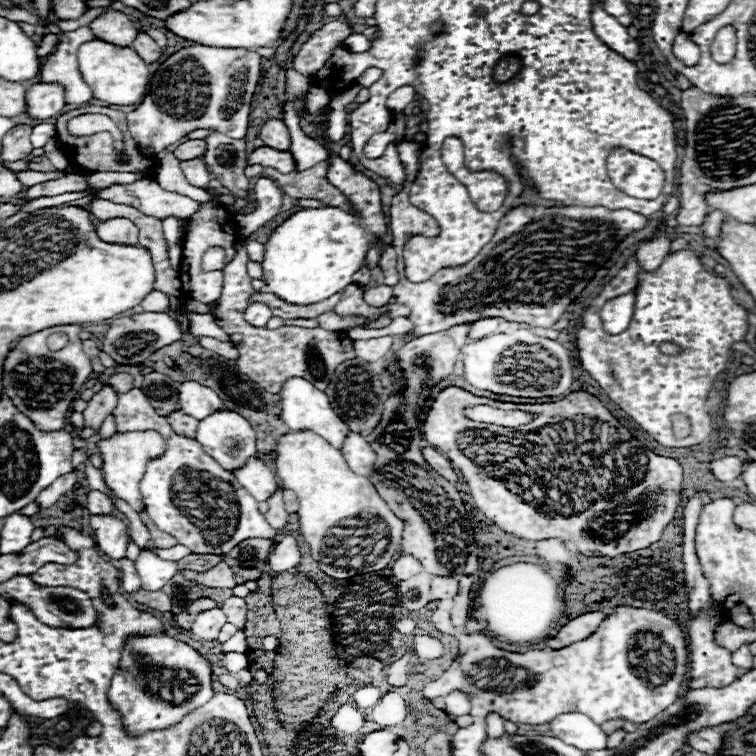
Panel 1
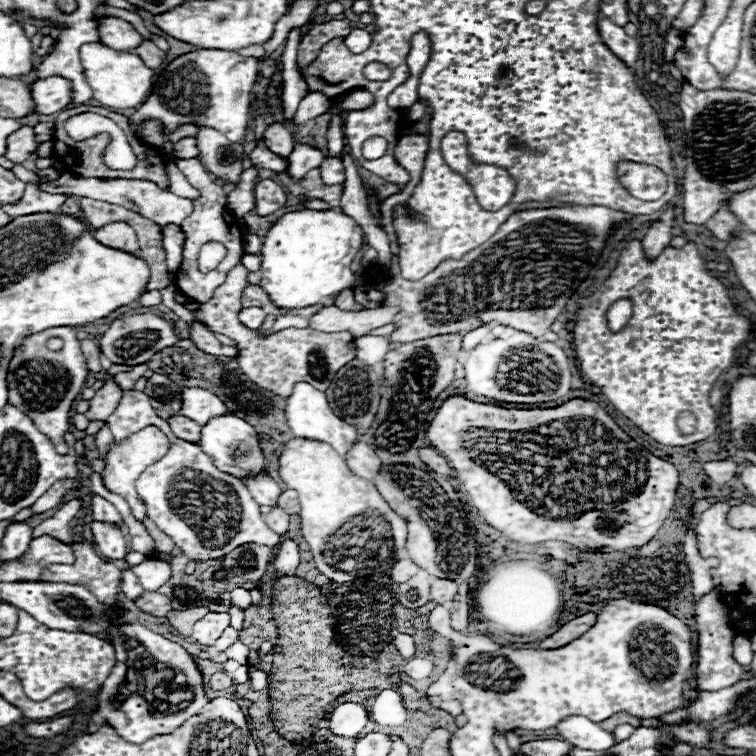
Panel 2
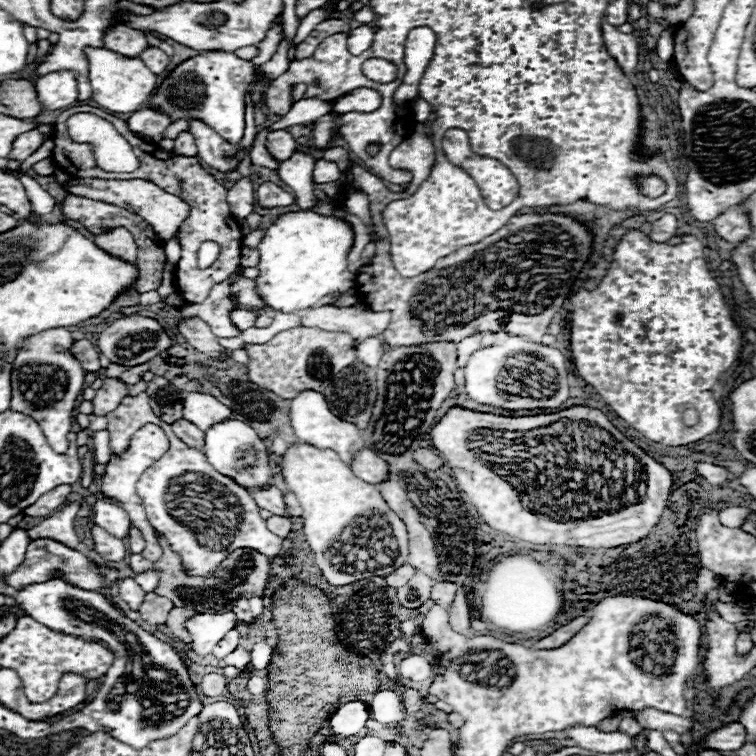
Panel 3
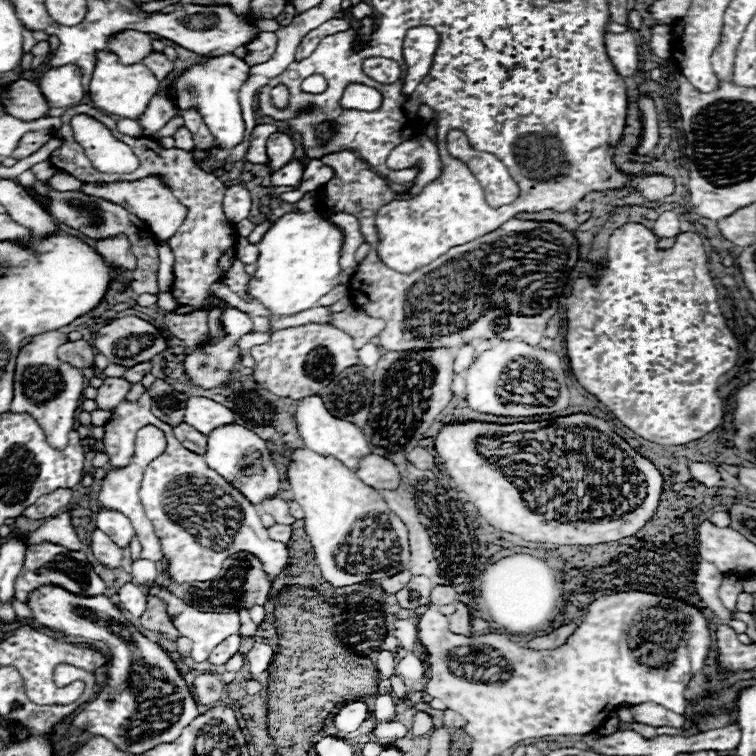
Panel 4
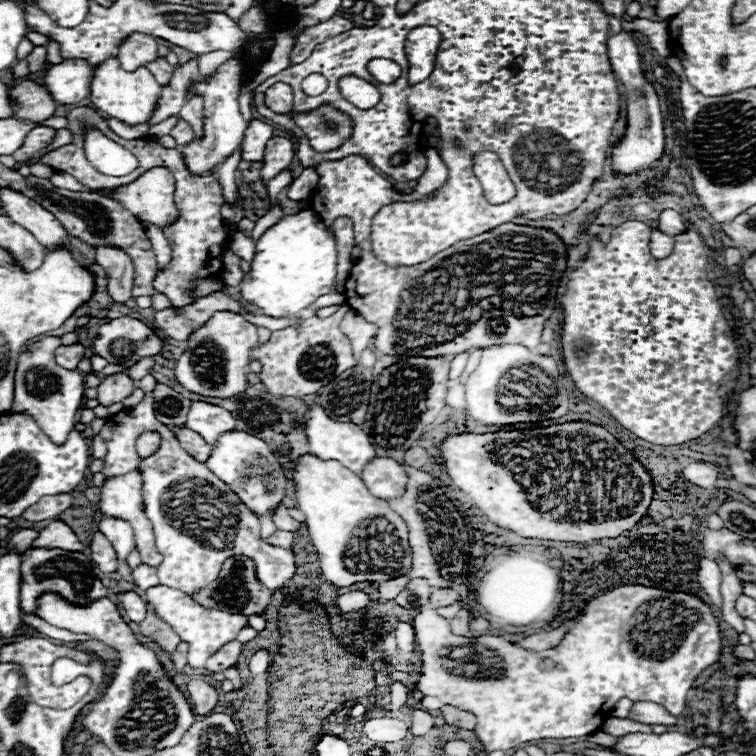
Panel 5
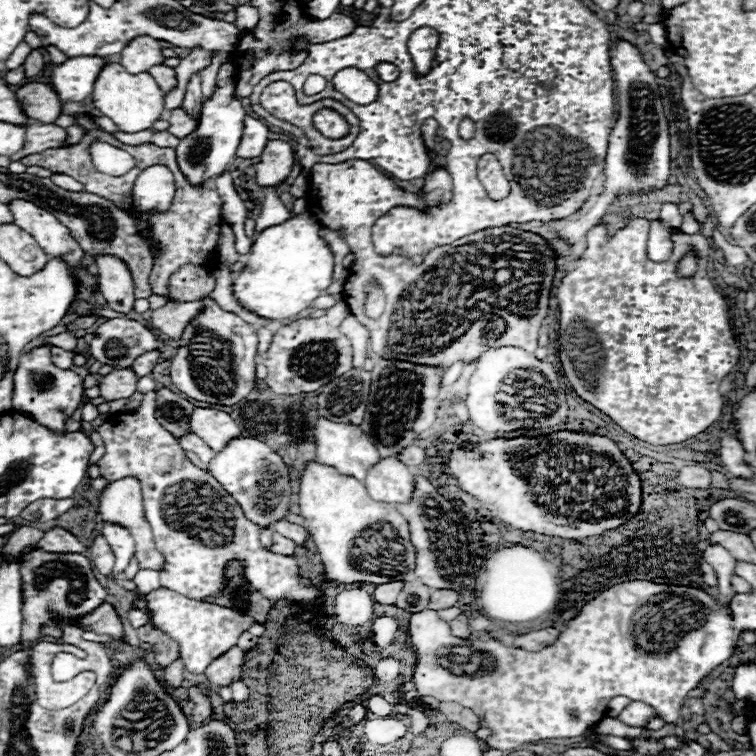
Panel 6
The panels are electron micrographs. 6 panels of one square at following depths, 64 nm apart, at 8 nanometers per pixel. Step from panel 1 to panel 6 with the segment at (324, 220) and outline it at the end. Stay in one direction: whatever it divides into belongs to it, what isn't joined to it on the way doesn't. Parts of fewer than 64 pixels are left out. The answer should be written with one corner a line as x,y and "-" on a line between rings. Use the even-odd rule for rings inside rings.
304,212
254,236
250,262
234,280
234,294
240,304
268,320
286,320
322,296
332,284
334,254
318,234
320,228
318,220

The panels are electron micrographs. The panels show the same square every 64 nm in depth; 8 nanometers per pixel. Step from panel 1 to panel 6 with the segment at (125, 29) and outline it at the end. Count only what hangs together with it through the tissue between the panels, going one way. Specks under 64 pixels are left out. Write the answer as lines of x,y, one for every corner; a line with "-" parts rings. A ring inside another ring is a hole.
134,38
122,52
120,52
120,64
130,74
148,72
150,66
162,64
166,58
162,56
160,42
154,38

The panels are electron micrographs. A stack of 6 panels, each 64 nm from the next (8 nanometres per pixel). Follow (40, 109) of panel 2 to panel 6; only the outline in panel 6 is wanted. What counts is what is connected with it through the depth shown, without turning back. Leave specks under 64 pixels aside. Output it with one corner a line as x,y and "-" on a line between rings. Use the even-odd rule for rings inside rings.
68,58
50,72
50,86
62,102
80,102
92,94
94,82
110,58

